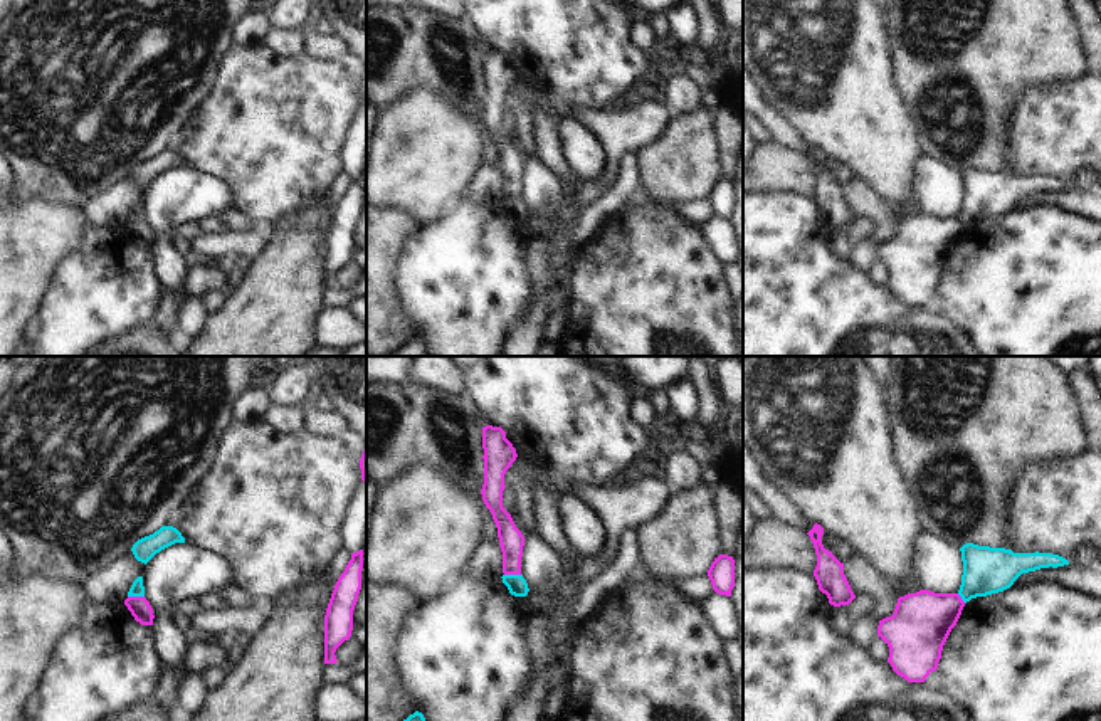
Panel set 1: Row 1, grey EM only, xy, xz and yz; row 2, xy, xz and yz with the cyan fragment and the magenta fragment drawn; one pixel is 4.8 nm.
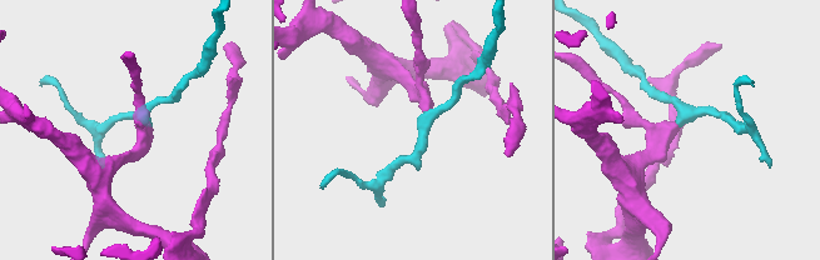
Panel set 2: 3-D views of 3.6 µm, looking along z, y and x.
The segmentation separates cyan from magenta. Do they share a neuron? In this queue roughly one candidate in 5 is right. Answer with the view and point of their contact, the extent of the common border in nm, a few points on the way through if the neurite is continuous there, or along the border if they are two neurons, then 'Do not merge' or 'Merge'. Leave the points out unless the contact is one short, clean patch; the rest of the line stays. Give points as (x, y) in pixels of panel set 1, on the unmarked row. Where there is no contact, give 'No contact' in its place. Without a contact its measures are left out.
Touches cyan at xy (136, 219). Shared border 80 nm. Boundary: xy (128, 219), (143, 221). Do not merge

